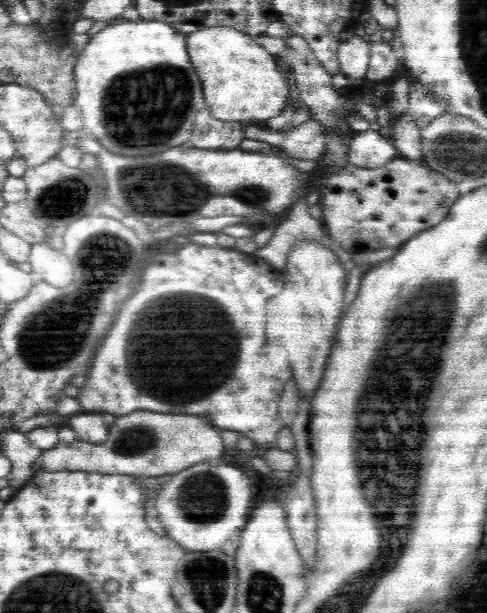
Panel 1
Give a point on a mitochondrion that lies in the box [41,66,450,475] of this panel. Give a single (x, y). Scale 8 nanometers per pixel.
(160, 187)

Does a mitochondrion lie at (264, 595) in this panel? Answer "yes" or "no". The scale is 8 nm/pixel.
yes

